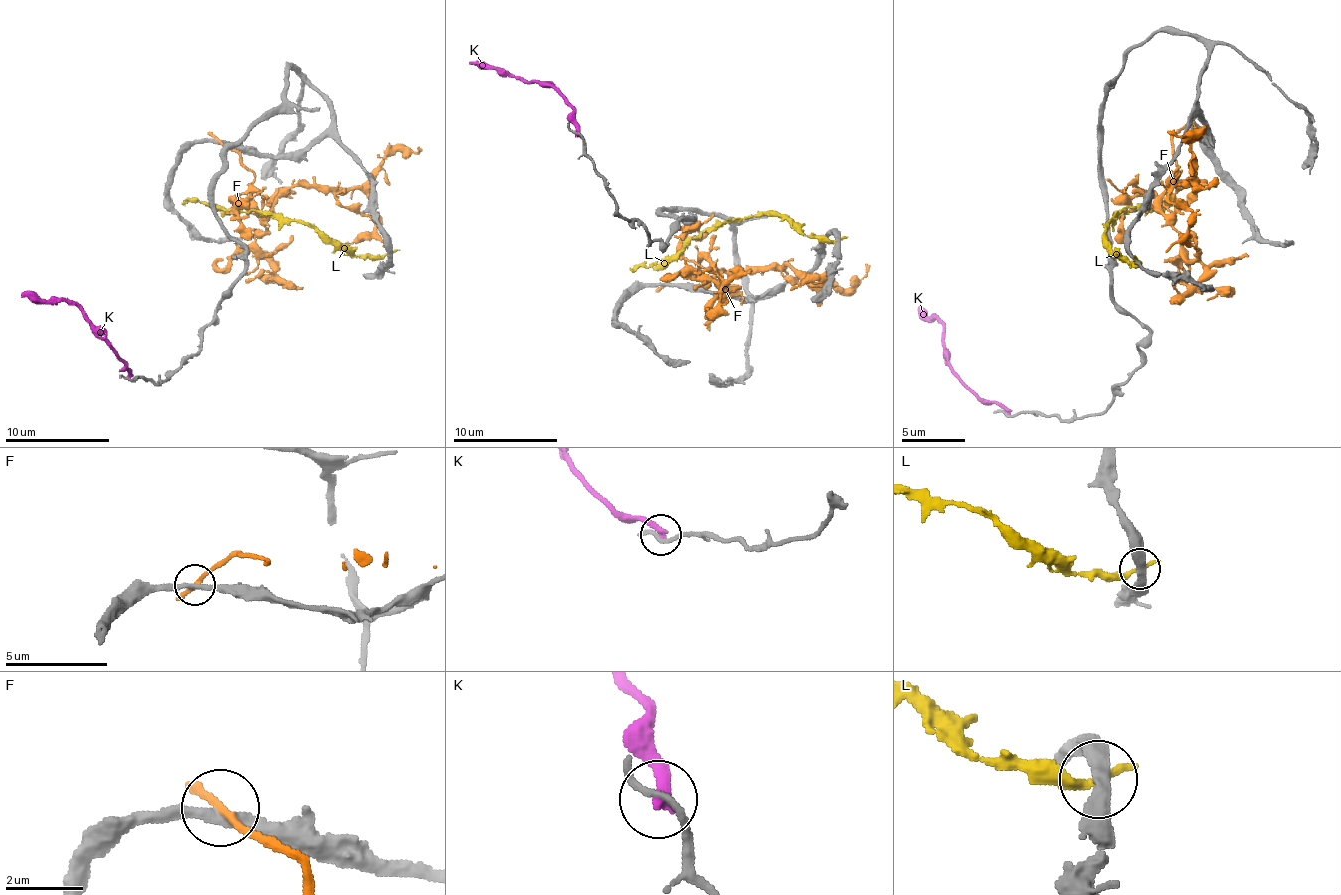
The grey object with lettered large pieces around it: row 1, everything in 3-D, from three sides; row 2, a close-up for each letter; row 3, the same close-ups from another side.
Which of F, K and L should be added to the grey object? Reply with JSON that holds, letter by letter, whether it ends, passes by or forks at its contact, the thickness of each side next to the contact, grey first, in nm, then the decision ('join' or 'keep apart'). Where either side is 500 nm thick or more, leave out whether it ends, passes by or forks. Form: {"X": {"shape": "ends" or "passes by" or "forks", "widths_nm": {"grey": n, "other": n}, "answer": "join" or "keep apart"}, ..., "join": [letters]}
{"F": {"shape": "ends", "widths_nm": {"grey": 260, "other": 280}, "answer": "keep apart"}, "K": {"shape": "ends", "widths_nm": {"grey": 240, "other": 360}, "answer": "keep apart"}, "L": {"shape": "ends", "widths_nm": {"grey": 320, "other": 240}, "answer": "keep apart"}, "join": []}

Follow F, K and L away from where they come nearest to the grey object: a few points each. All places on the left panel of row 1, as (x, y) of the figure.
F: (216, 138), (255, 177), (255, 203), (263, 216), (274, 201), (297, 185), (360, 188), (399, 149), (422, 149)
K: (128, 378), (128, 365), (76, 305), (36, 300), (21, 292)
L: (388, 253), (354, 255), (339, 240), (323, 237), (302, 224), (258, 211), (227, 211), (201, 201), (182, 203)

